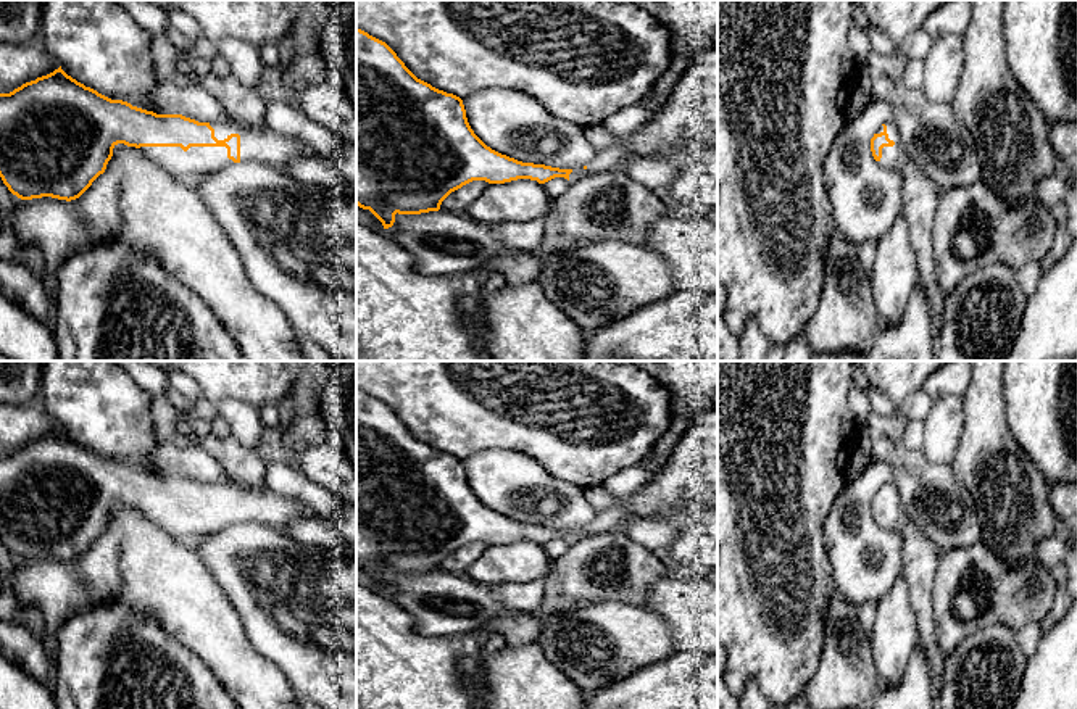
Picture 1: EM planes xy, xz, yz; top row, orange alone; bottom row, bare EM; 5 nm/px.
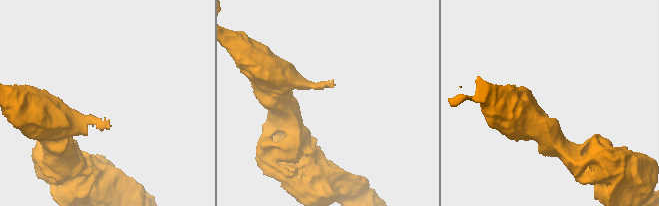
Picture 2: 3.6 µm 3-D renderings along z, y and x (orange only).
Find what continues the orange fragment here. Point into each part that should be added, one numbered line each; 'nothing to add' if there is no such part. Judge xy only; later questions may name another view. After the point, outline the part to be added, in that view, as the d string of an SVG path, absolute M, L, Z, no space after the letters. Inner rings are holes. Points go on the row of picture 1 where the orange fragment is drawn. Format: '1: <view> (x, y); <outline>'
1: xy (197, 161); M140 147L139 151L160 169L166 171L173 179L189 182L214 171L229 168L234 164L227 158L226 147L190 147L184 151L181 147Z

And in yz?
1: yz (890, 158); M893 119L885 122L885 126L887 126L888 139L893 140L895 145L882 148L882 158L877 161L877 164L885 169L896 169L904 156L903 142Z

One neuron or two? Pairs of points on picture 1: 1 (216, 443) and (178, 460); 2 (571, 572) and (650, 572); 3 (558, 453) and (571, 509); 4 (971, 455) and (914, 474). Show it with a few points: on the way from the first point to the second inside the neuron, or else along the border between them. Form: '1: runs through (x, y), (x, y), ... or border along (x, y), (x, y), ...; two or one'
1: border along (207, 450), (216, 460), (226, 479); two
2: runs through (590, 585), (603, 592), (616, 592), (631, 580); one
3: border along (531, 458), (558, 479), (584, 489); two
4: border along (950, 466), (955, 477), (973, 498); two

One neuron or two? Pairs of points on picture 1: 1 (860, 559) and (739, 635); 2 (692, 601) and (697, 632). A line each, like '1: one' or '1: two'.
1: two
2: one

